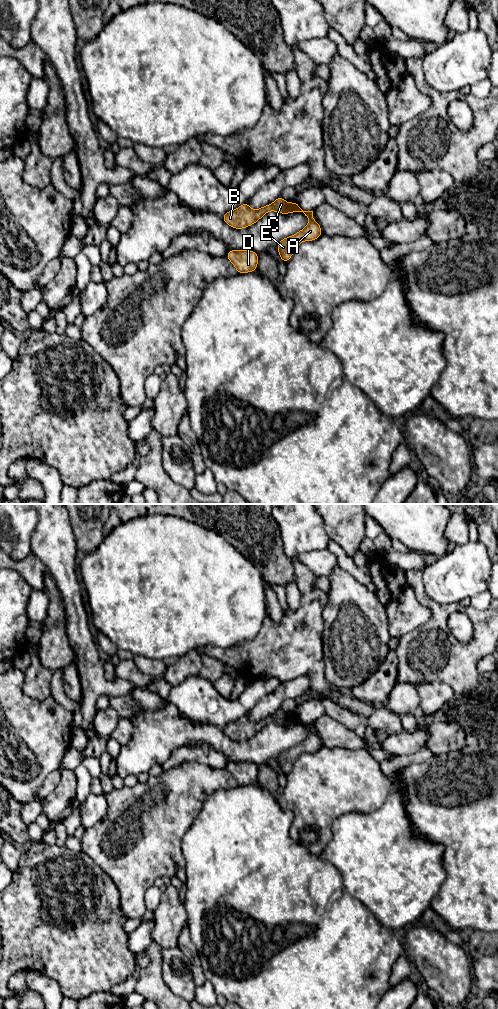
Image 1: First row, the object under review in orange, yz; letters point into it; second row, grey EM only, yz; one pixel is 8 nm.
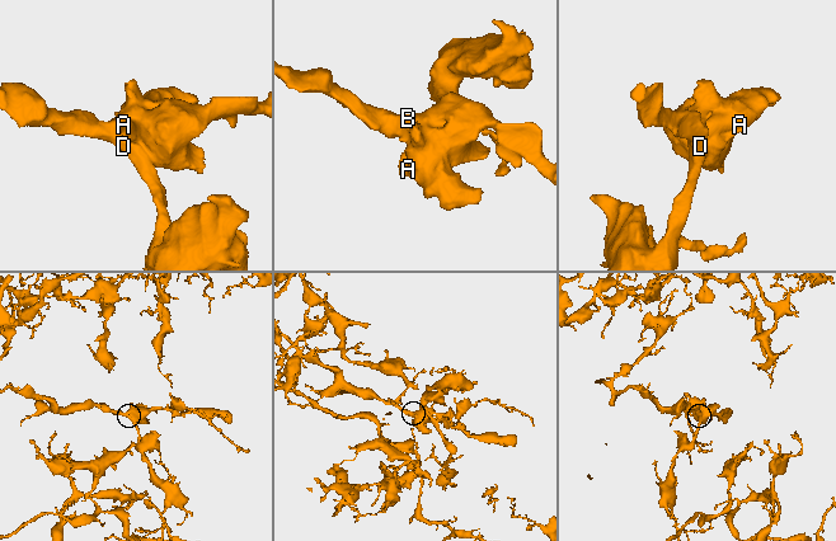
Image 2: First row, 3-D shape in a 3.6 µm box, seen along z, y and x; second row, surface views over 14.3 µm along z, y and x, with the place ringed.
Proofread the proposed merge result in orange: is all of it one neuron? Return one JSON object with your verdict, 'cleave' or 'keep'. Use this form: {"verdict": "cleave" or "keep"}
{"verdict": "keep"}

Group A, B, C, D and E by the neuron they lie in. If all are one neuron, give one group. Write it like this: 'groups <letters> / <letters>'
groups A B C D E

